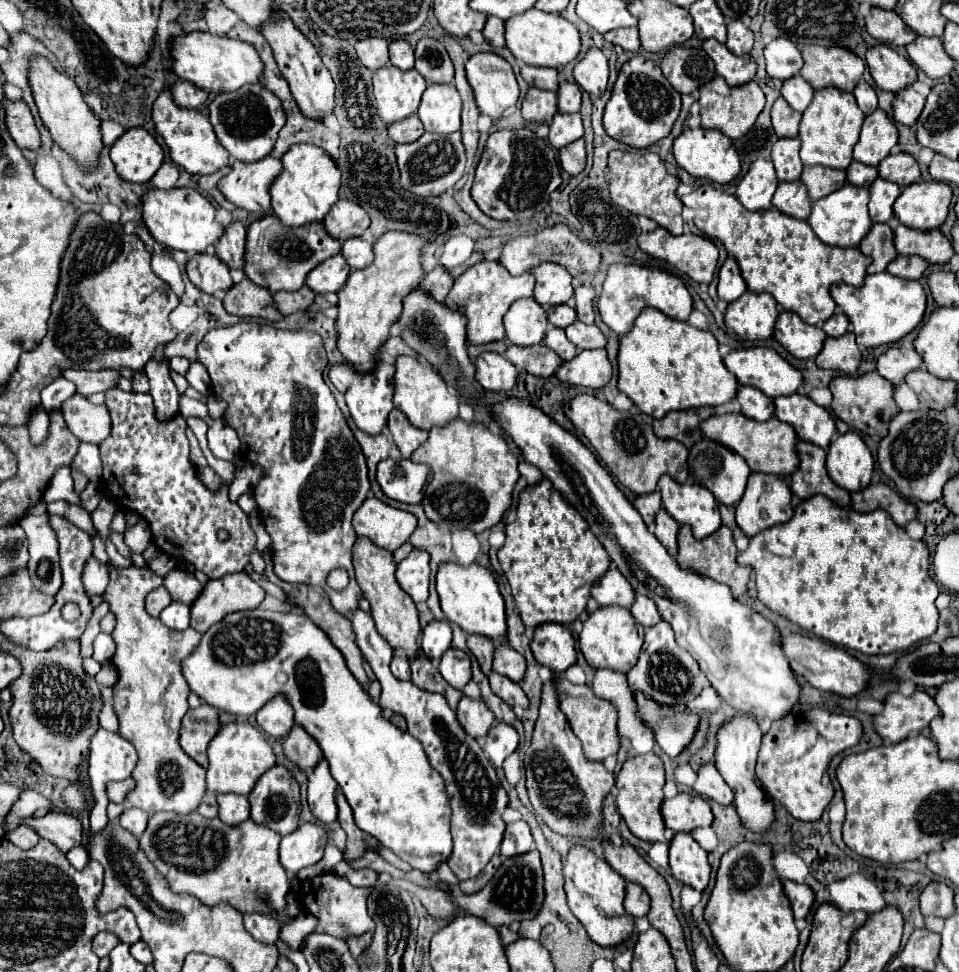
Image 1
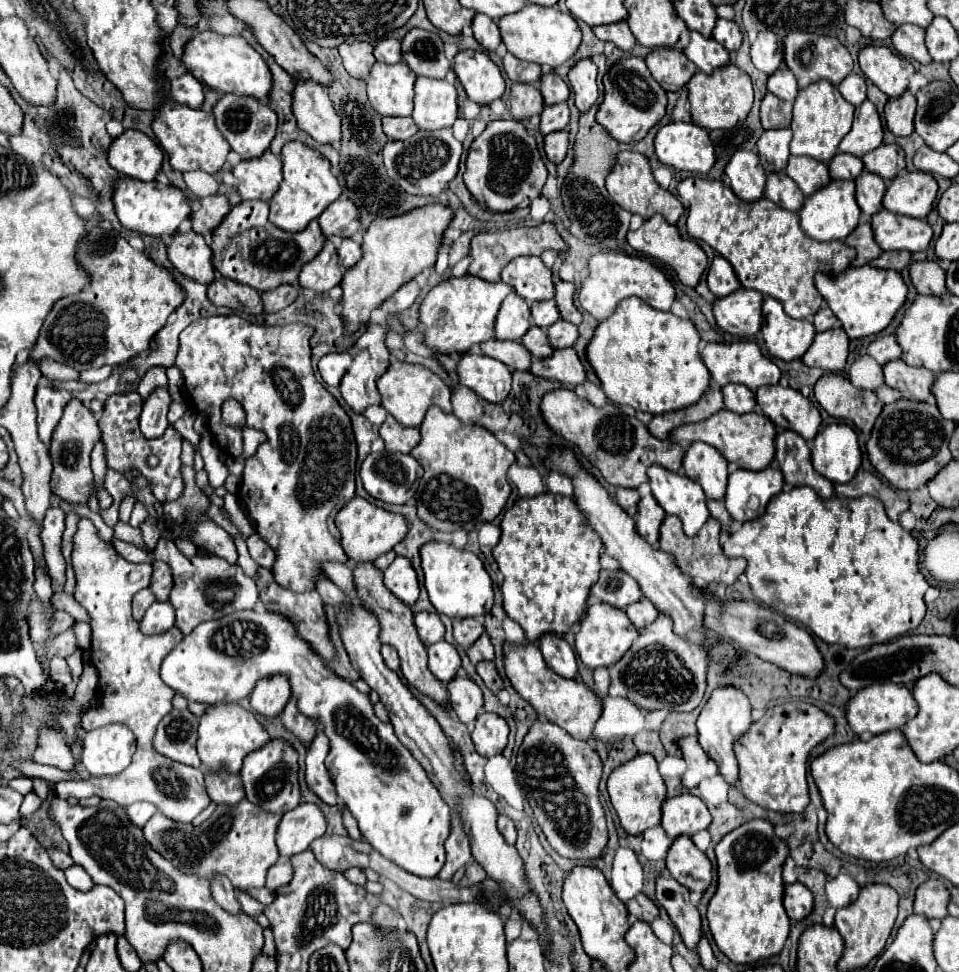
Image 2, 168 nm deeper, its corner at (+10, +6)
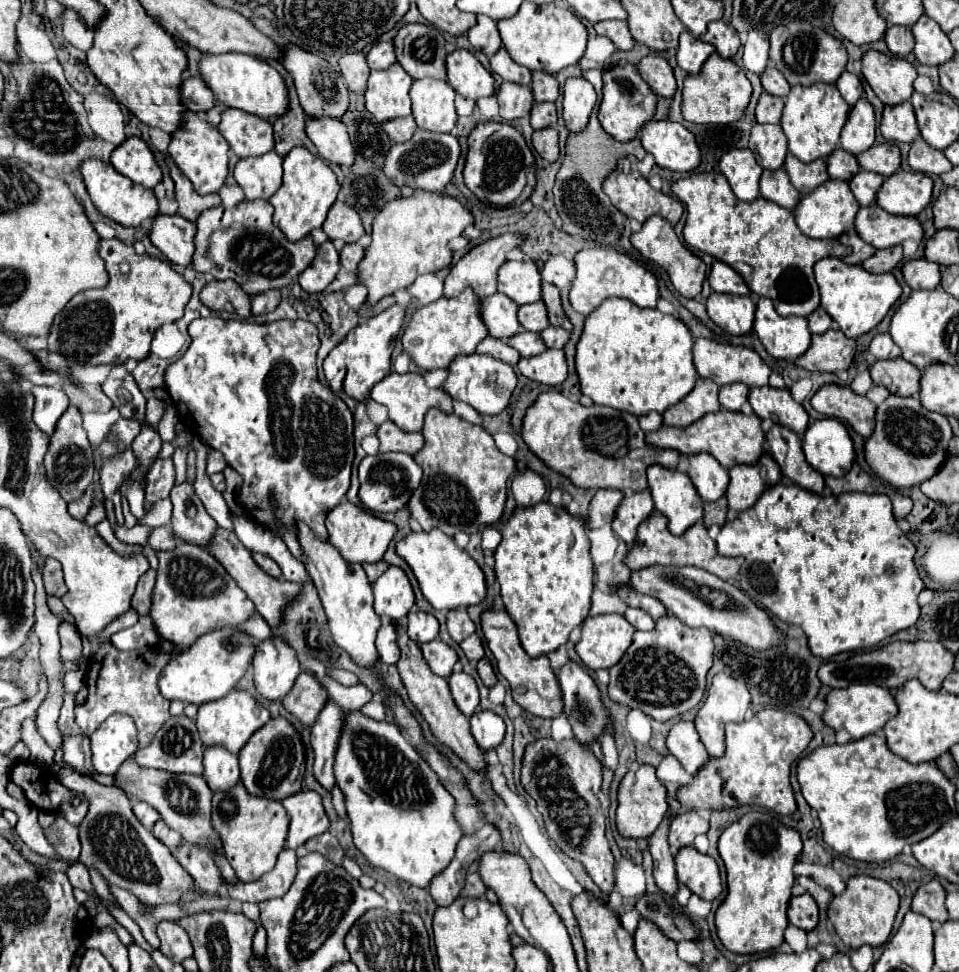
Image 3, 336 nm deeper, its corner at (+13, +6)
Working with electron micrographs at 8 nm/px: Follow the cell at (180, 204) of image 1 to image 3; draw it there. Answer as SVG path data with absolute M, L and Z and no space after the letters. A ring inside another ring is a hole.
M87 158L79 164L79 174L83 176L83 182L87 186L87 192L95 208L109 220L123 224L123 226L139 226L143 220L151 220L157 216L159 206L157 206L153 190L147 190L143 186L129 182L129 178L121 176L111 164L97 160L97 158Z

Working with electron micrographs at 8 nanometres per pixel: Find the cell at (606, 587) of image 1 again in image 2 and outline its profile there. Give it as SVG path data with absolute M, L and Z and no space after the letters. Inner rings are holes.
M602 570L598 582L590 588L590 596L608 602L614 608L626 608L628 604L644 598L638 582L628 578L622 570Z

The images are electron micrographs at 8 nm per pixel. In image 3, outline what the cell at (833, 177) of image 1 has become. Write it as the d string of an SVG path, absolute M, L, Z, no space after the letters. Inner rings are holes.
M787 154L787 158L785 158L785 170L789 174L791 184L797 188L797 192L801 196L809 194L809 190L813 190L813 188L821 186L821 182L829 180L827 164L825 164L823 158L811 162L811 164L803 164L801 160L797 160L791 154Z

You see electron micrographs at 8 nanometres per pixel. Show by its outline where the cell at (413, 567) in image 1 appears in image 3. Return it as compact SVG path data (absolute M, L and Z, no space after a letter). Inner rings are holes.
M389 566L383 576L373 584L375 612L389 620L401 620L409 614L415 596L405 572L397 566Z

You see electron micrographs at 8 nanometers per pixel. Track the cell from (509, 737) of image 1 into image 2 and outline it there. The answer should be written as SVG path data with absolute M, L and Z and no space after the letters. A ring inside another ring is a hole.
M484 712L476 718L476 728L472 732L472 740L476 746L476 752L480 756L496 756L502 754L508 742L508 724L502 716Z

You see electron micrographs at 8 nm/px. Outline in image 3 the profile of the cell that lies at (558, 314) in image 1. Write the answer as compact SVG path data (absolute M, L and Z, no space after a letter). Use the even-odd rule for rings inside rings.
M541 302L521 306L519 324L529 332L543 332L549 326L549 320L545 318L545 306L541 306Z

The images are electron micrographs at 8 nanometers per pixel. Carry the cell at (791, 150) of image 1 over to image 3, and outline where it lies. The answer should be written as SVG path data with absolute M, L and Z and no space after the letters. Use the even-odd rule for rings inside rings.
M755 124L749 142L763 168L779 170L783 166L787 156L787 138L779 124Z

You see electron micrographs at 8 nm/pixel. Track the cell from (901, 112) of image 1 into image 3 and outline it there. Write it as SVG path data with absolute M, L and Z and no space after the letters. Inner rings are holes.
M911 102L885 106L879 130L885 140L893 140L893 142L911 142L915 136L919 136Z

